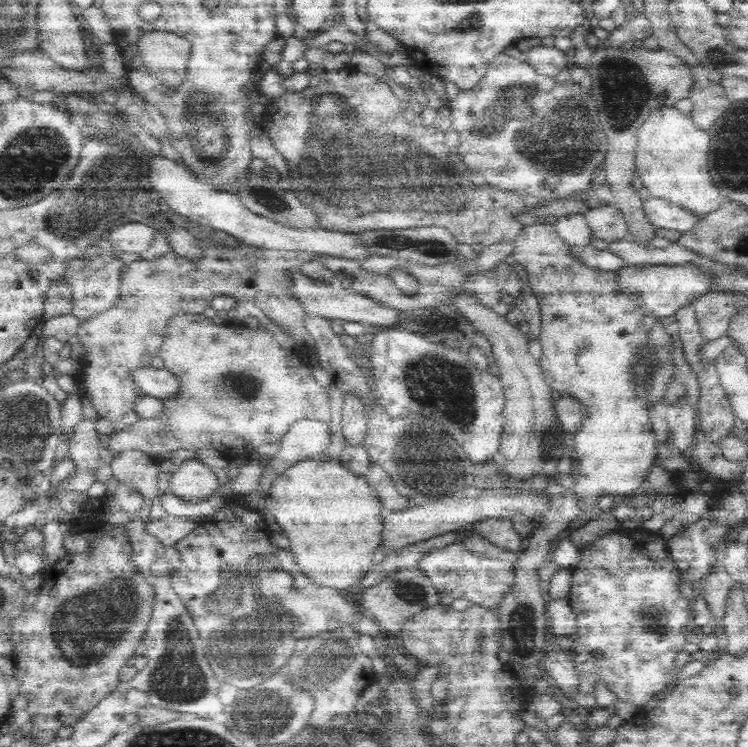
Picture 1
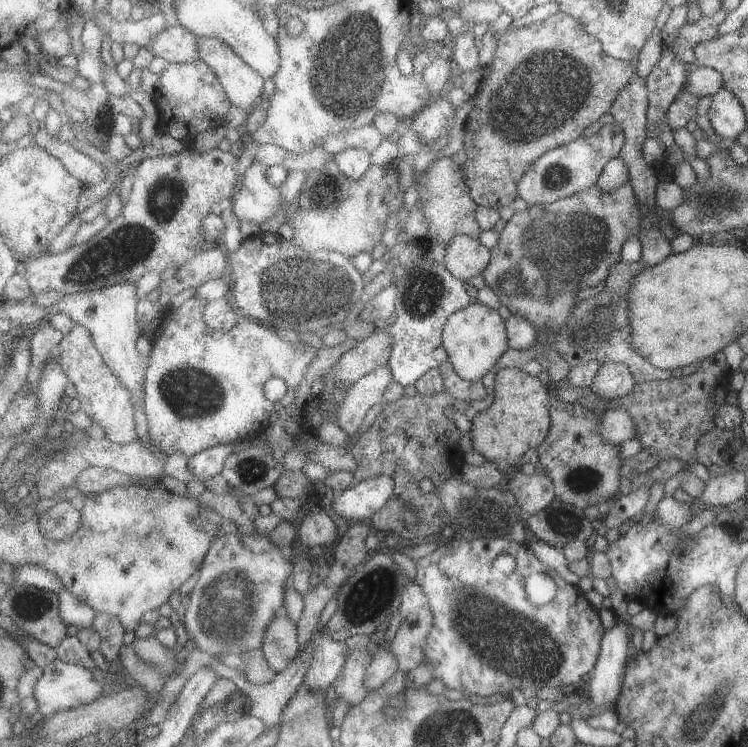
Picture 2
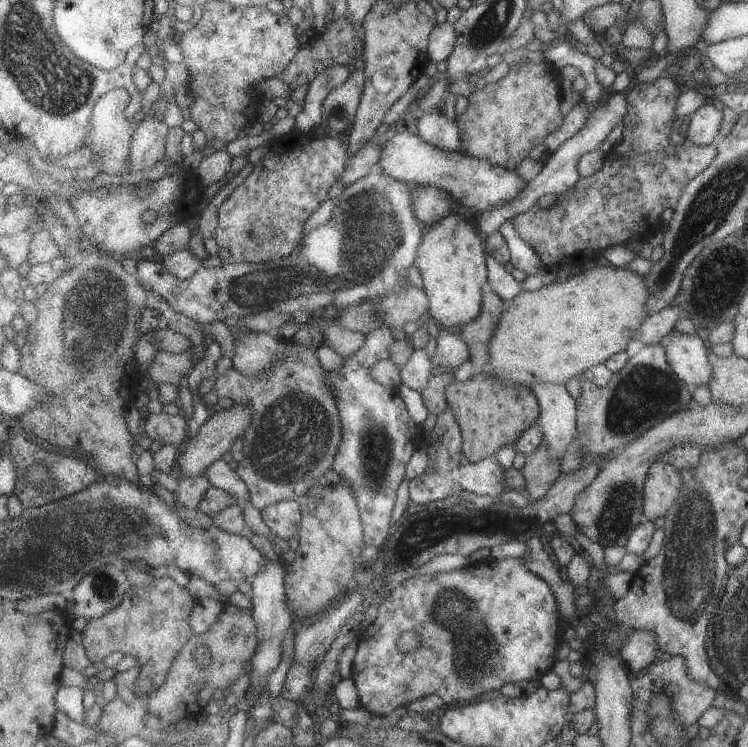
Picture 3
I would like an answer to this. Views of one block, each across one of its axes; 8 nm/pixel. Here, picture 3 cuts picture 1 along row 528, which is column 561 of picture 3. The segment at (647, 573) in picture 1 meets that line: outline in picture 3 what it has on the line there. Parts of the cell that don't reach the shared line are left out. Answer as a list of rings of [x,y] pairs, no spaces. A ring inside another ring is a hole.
[[[481,554],[463,570],[413,576],[395,588],[389,598],[381,600],[381,604],[375,606],[371,624],[359,636],[351,678],[359,688],[363,710],[373,716],[389,716],[395,710],[407,710],[409,704],[429,696],[441,696],[447,704],[471,704],[483,694],[503,688],[507,682],[537,682],[543,674],[549,674],[555,662],[559,662],[557,648],[563,644],[565,628],[567,624],[561,616],[557,594],[545,578],[531,572],[521,558],[493,560],[489,554]],[[407,630],[419,630],[421,648],[417,652],[407,654],[399,648],[399,638]],[[511,658],[517,660],[515,674],[507,666]]]

